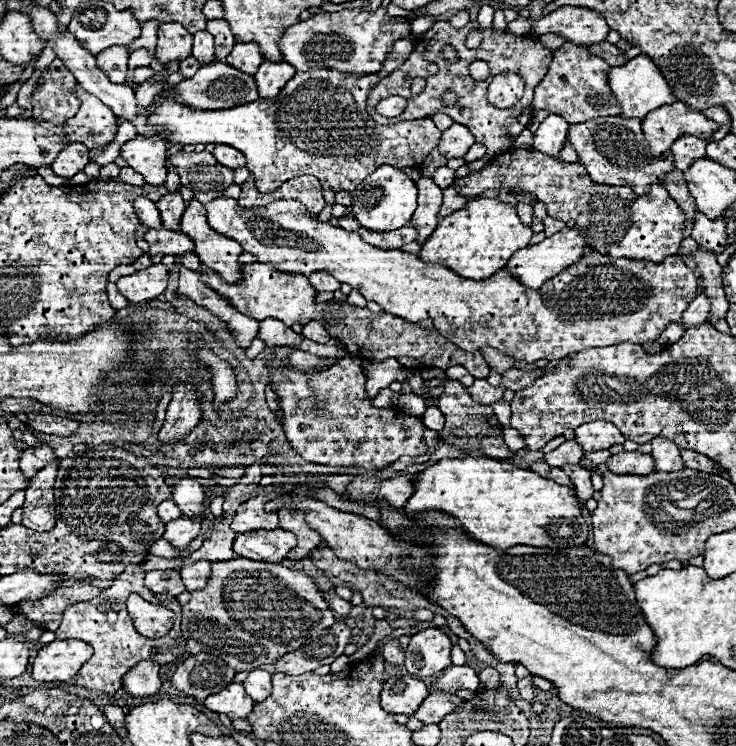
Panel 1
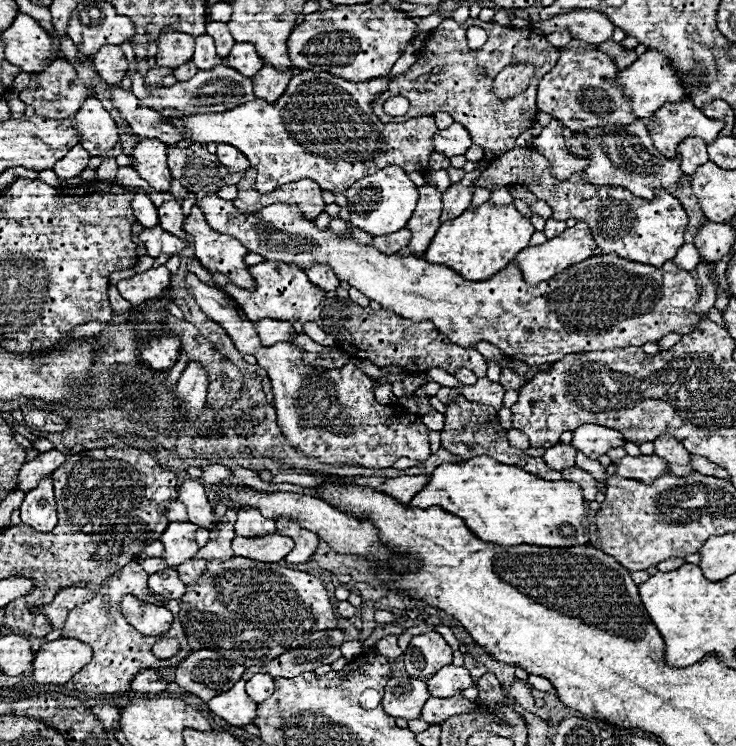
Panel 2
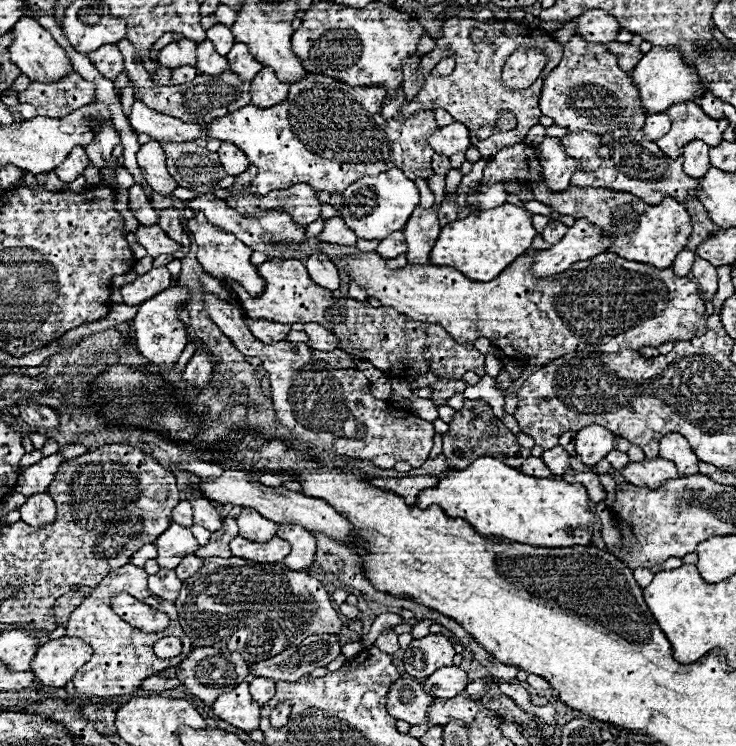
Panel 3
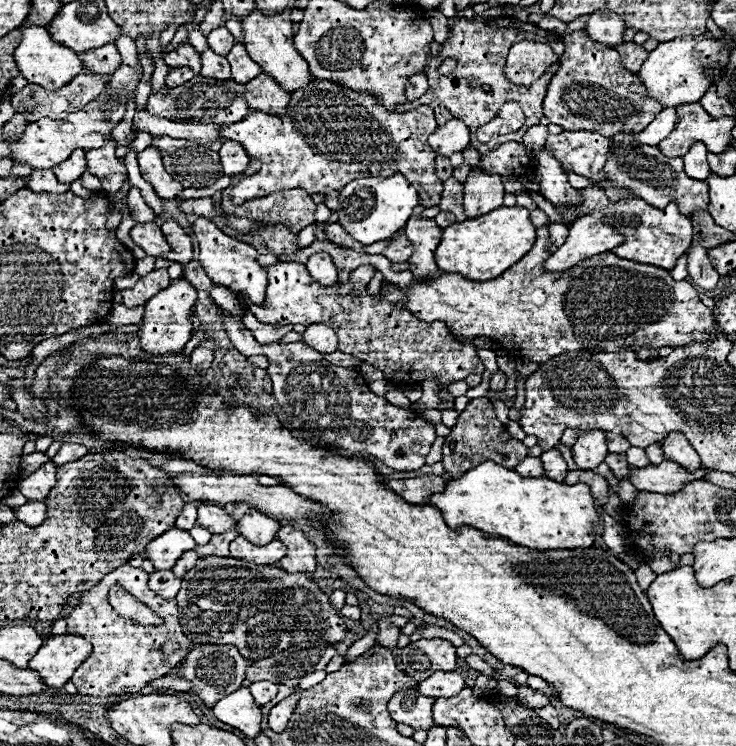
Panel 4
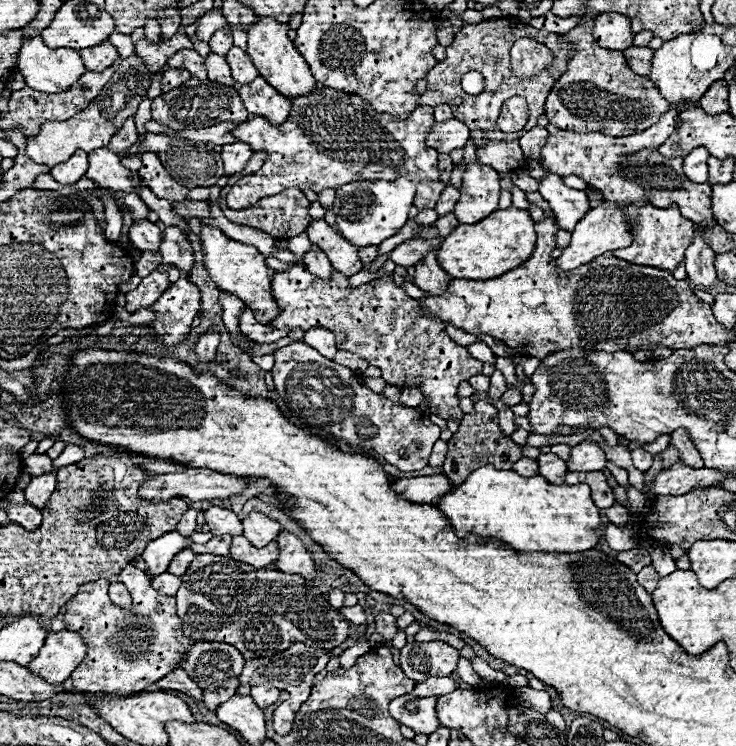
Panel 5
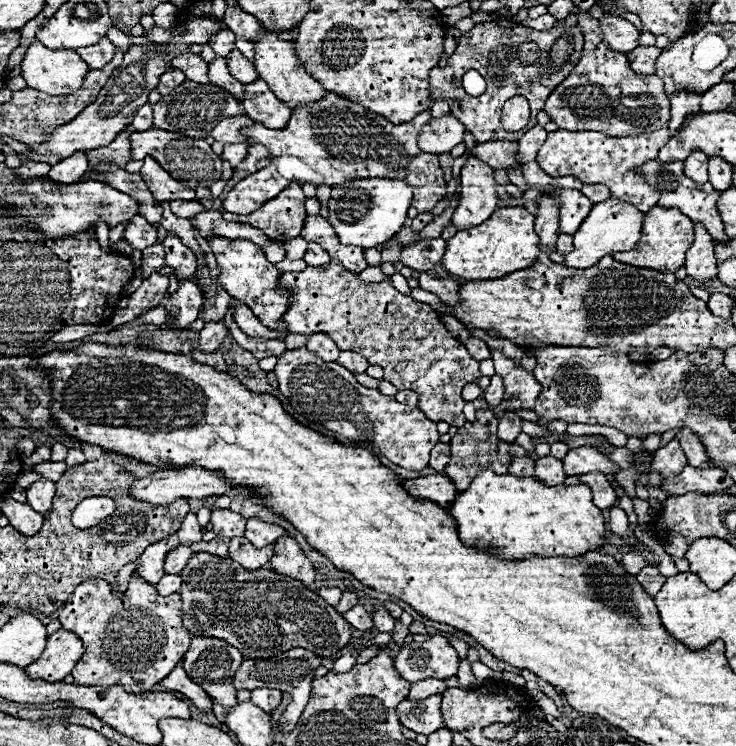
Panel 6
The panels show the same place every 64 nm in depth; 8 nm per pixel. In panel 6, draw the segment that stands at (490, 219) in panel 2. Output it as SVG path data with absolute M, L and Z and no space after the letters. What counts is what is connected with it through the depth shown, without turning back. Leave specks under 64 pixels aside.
M516 206L496 210L484 224L460 230L454 238L450 238L442 266L446 266L450 274L464 280L496 280L532 266L538 256L540 238L534 232L534 216L526 208Z

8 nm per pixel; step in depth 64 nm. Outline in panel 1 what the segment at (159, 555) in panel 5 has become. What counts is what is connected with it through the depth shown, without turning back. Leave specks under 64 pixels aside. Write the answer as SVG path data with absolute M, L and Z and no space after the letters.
M188 516L172 520L166 524L166 532L164 532L164 540L168 540L176 550L180 550L180 554L176 558L188 558L190 552L190 542L196 538L196 534L200 532L200 522L198 520L190 520Z

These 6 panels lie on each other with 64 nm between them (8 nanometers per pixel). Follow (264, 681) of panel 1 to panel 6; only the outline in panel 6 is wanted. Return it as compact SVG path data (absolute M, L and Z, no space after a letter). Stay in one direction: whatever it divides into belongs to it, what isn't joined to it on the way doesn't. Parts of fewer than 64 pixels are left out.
M256 688L256 690L252 690L252 704L256 704L266 714L274 712L278 708L280 700L282 700L280 690L272 690L272 688Z

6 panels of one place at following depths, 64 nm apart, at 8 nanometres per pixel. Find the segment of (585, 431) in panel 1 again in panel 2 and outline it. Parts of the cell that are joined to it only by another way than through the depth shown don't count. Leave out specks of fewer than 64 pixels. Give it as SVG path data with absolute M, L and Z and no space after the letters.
M584 424L576 428L574 440L572 440L572 446L584 452L584 456L590 460L598 460L602 454L622 444L624 444L624 438L620 432L608 430L606 426L598 426L598 424Z

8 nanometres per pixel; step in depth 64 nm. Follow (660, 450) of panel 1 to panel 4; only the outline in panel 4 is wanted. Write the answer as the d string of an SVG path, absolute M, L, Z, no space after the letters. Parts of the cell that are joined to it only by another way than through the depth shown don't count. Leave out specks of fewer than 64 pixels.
M672 432L664 438L664 456L672 462L678 462L680 466L684 466L686 470L698 470L700 464L700 456L696 454L696 450L690 446L690 442L686 440L686 436L682 432Z

